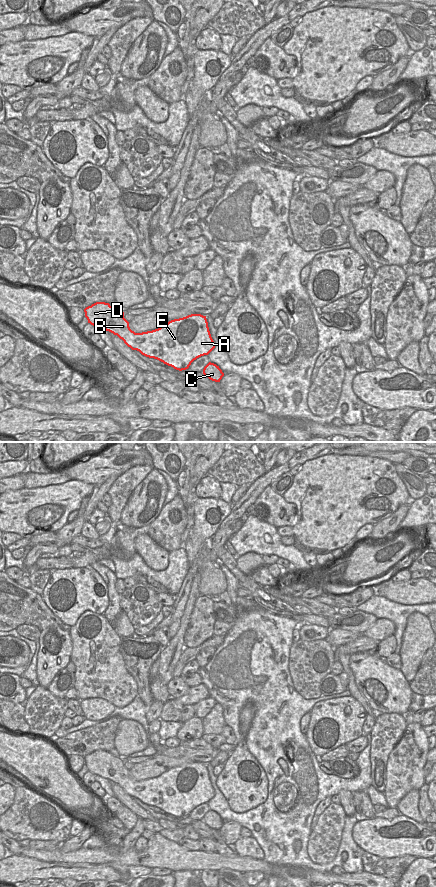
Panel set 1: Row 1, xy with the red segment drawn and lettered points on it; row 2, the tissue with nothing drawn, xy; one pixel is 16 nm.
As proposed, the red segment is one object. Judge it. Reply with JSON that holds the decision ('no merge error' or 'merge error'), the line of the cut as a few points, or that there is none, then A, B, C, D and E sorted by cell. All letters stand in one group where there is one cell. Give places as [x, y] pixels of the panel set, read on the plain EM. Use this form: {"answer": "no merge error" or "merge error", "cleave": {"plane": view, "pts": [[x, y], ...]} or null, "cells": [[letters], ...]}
{"answer": "no merge error", "cleave": null, "cells": [["A", "B", "C", "D", "E"]]}

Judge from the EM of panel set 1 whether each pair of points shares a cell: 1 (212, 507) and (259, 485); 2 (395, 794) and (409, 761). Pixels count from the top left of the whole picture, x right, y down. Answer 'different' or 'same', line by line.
1: different
2: same

